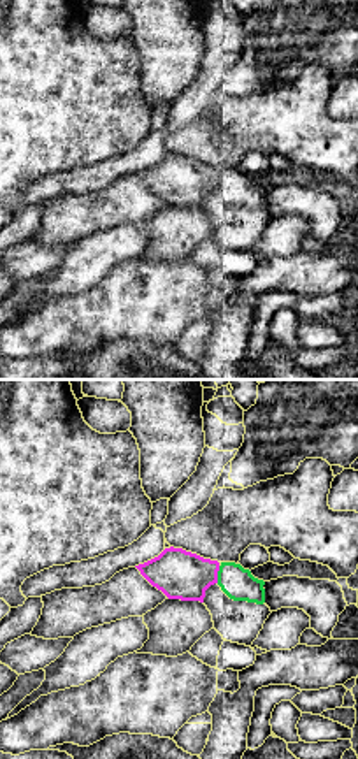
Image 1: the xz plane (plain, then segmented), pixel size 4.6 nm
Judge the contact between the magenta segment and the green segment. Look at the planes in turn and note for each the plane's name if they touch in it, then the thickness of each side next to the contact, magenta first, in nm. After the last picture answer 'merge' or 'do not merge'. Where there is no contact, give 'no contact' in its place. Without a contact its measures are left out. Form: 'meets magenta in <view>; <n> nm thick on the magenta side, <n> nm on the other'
meets magenta in xz; 220 nm thick on the magenta side, 150 nm on the other

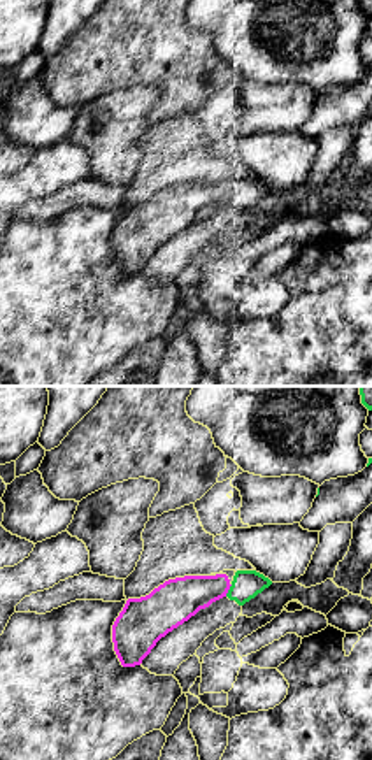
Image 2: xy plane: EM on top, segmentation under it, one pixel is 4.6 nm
meets magenta in xy; 200 nm thick on the magenta side, 140 nm on the other

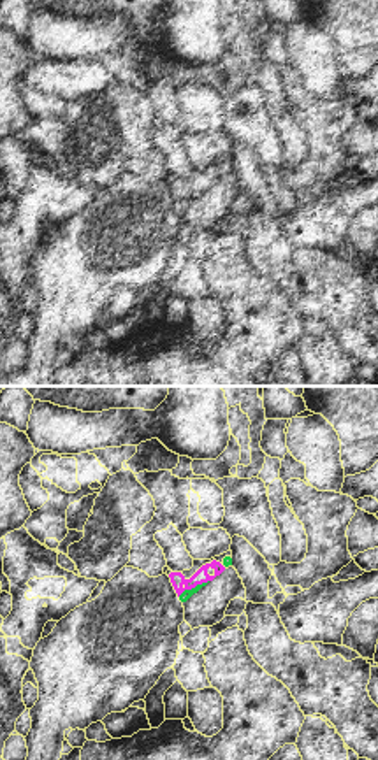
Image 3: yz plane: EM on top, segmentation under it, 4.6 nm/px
meets magenta in yz; 70 nm thick on the magenta side, 50 nm on the other

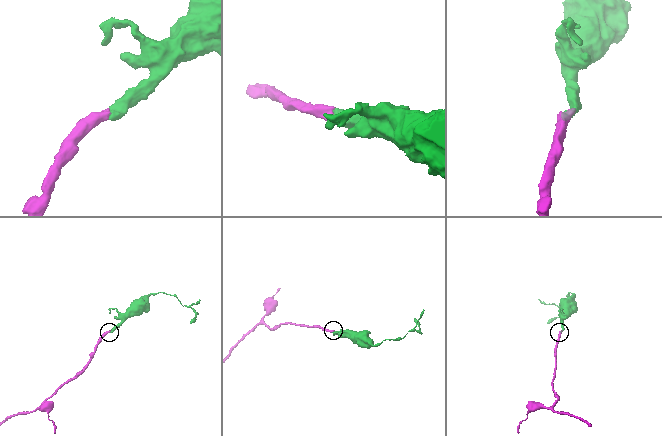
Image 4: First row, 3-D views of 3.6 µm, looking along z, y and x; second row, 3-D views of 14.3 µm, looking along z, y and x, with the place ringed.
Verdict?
merge

